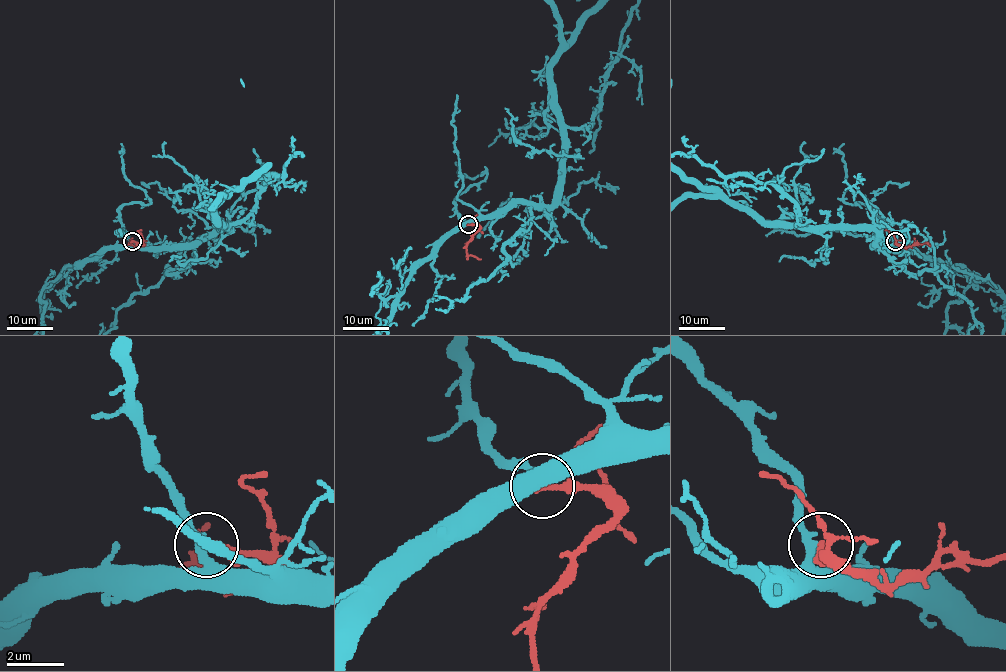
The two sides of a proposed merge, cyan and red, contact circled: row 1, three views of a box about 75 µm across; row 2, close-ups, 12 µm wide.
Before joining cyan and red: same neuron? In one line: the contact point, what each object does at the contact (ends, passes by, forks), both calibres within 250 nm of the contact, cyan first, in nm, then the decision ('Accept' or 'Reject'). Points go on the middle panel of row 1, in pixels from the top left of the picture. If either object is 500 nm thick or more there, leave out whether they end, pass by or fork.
Place: (468, 224). At the ring cyan passes by. At the ring red ends. Thickness 320 nm (cyan) against 240 nm. Accept

